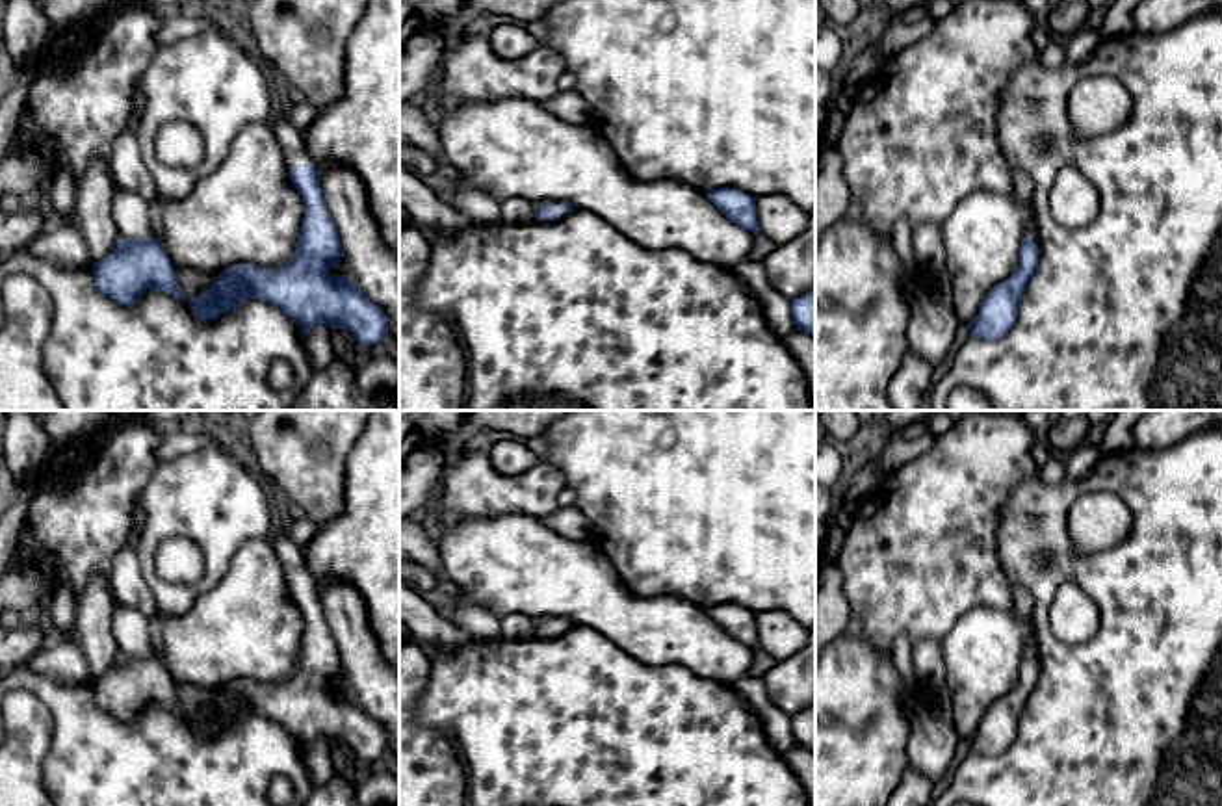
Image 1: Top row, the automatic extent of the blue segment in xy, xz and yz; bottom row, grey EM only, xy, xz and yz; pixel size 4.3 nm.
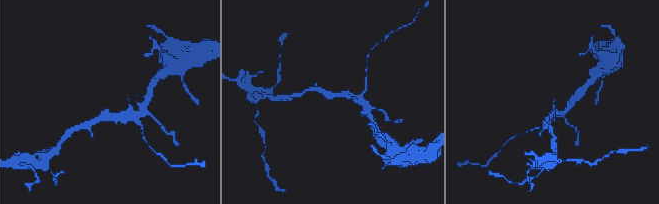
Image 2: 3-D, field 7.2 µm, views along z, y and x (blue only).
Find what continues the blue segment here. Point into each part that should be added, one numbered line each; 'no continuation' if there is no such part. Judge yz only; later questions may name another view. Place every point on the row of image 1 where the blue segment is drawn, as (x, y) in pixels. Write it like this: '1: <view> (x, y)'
1: yz (1029, 225)

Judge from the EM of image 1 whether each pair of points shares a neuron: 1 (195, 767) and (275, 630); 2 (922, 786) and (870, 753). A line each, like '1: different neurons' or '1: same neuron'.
1: different neurons
2: different neurons

